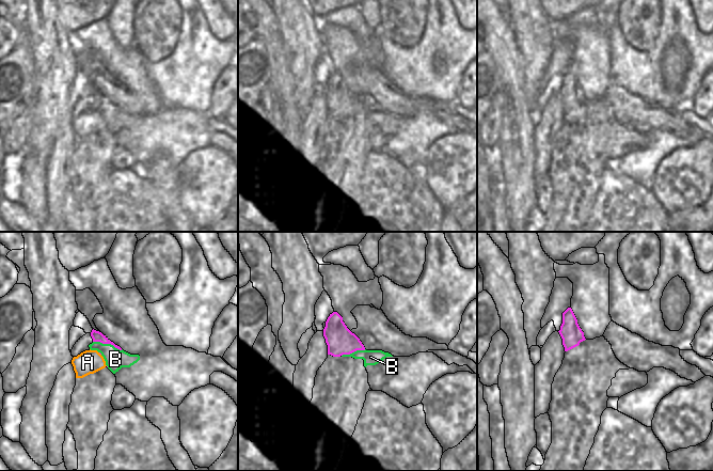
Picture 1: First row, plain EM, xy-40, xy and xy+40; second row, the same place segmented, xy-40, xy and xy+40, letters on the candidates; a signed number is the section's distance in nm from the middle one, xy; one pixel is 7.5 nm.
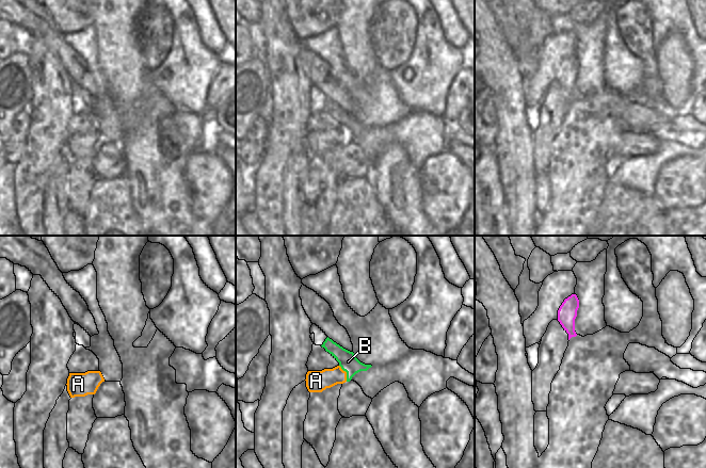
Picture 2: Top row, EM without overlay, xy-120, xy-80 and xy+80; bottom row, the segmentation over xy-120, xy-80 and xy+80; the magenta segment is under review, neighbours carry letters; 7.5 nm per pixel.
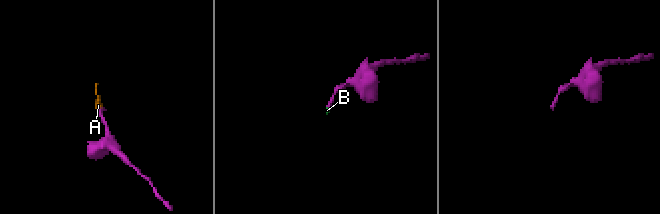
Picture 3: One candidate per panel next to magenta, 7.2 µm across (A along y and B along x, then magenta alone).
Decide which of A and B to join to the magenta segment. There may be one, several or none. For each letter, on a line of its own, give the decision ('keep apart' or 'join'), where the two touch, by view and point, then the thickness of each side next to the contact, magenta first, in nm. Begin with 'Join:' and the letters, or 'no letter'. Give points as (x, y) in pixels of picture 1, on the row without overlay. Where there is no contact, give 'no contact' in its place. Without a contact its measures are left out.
Join: A
A: join | no contact
B: keep apart | xy-40 (108, 104) | 80/160 nm

